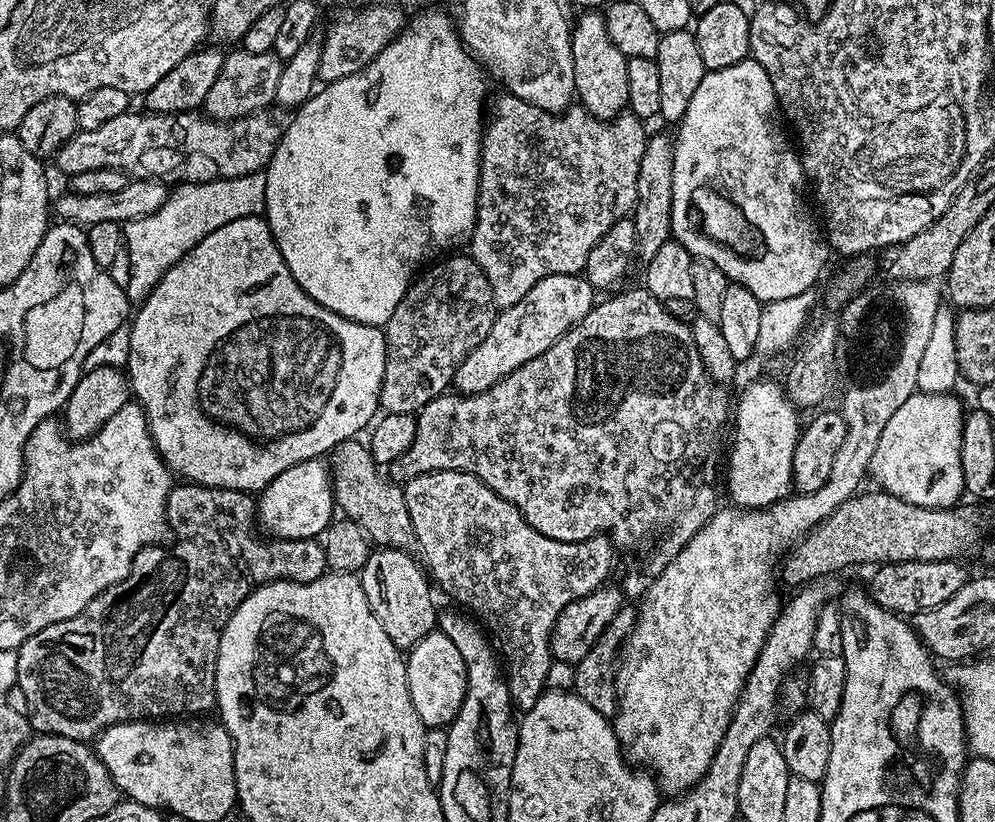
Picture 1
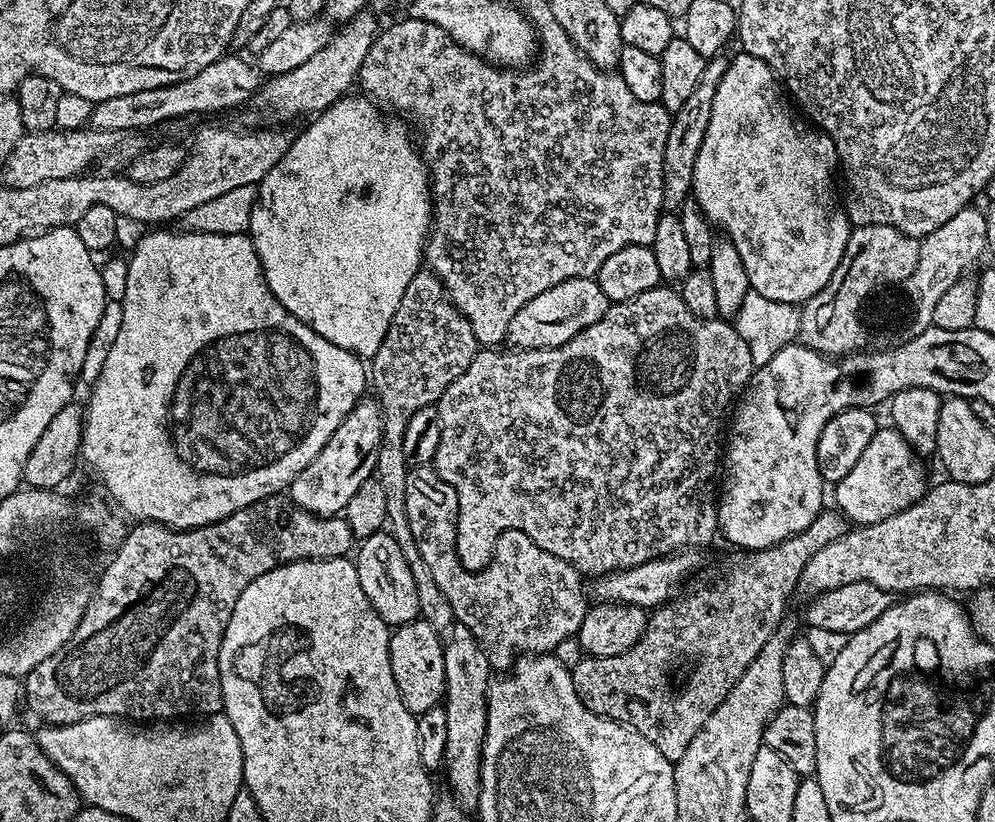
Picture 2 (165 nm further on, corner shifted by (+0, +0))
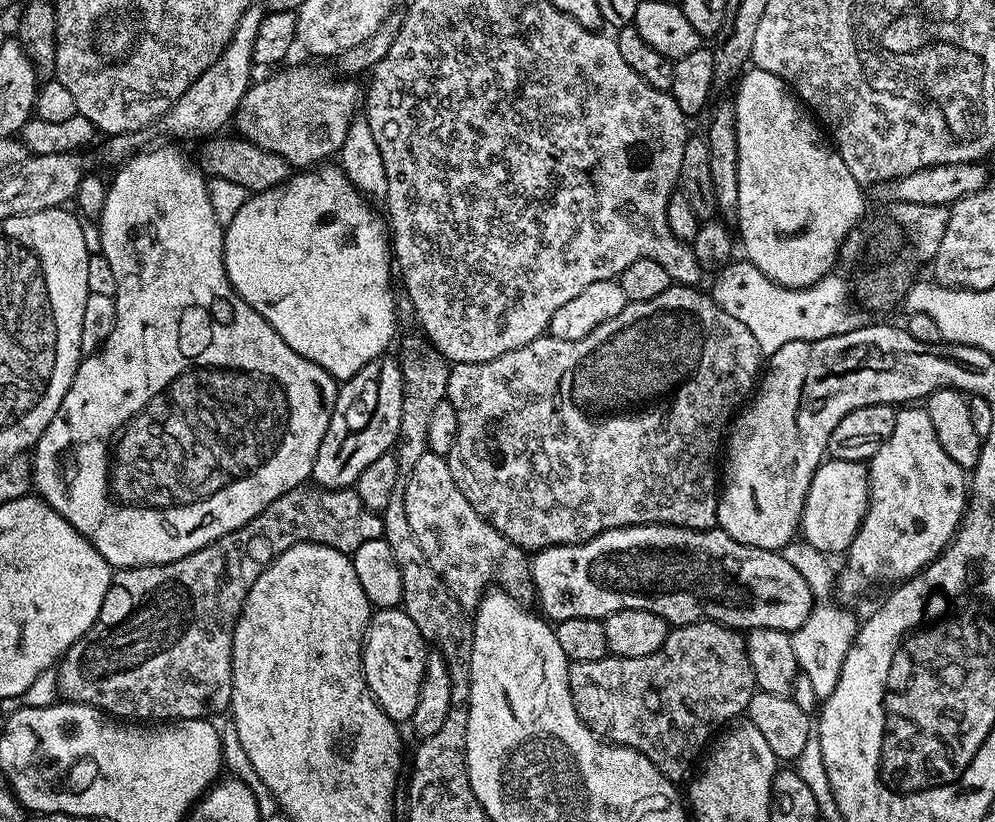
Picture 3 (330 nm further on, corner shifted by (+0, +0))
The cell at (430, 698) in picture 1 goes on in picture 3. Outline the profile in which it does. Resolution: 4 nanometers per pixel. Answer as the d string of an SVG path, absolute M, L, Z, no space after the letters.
M403 607L377 608L373 611L364 632L360 665L366 686L372 691L378 706L382 706L382 710L392 720L411 721L418 706L418 690L422 690L422 674L426 670L429 651L422 630L414 626L414 618L410 618Z

